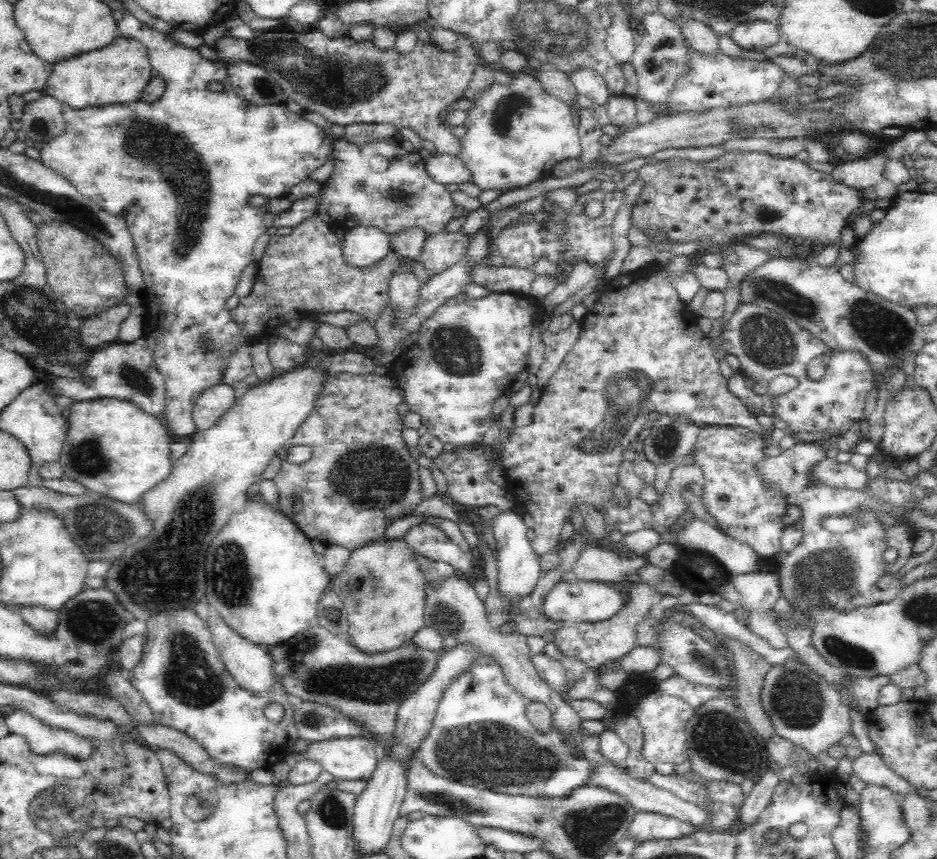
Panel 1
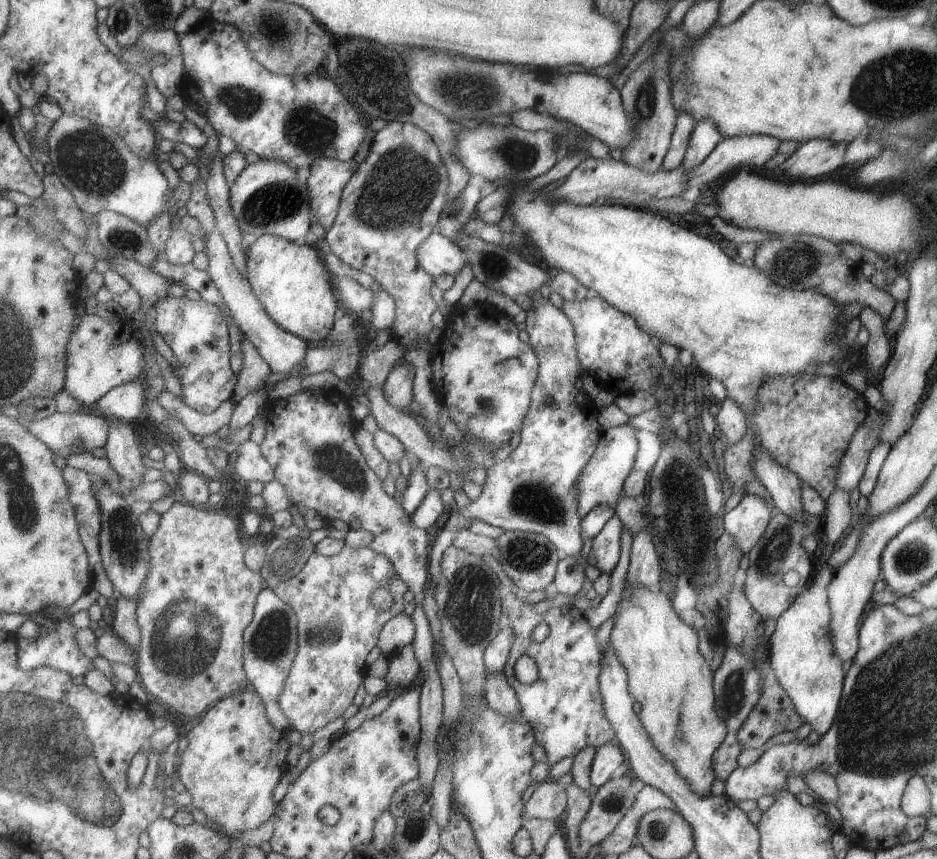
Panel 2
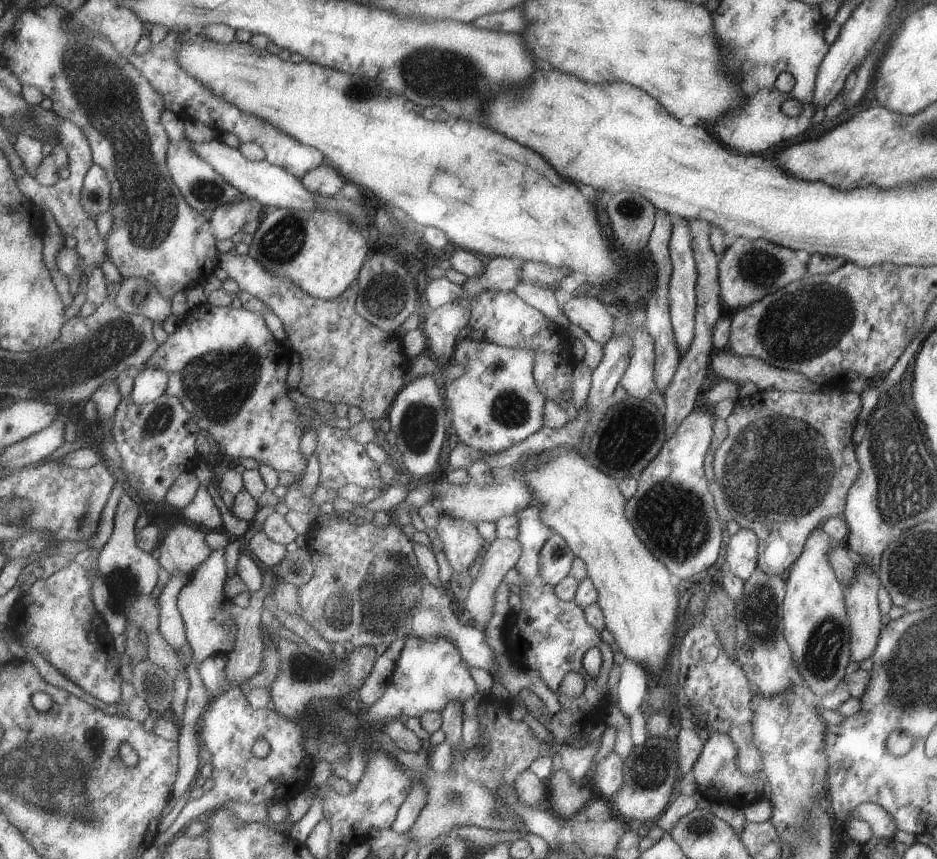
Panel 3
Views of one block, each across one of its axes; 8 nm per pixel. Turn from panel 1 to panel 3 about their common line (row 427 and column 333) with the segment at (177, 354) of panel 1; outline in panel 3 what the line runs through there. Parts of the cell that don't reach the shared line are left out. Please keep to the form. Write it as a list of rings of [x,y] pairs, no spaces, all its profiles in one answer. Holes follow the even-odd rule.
[[[328,163],[317,167],[302,178],[302,183],[309,192],[328,197],[341,196],[346,182],[340,169]]]

